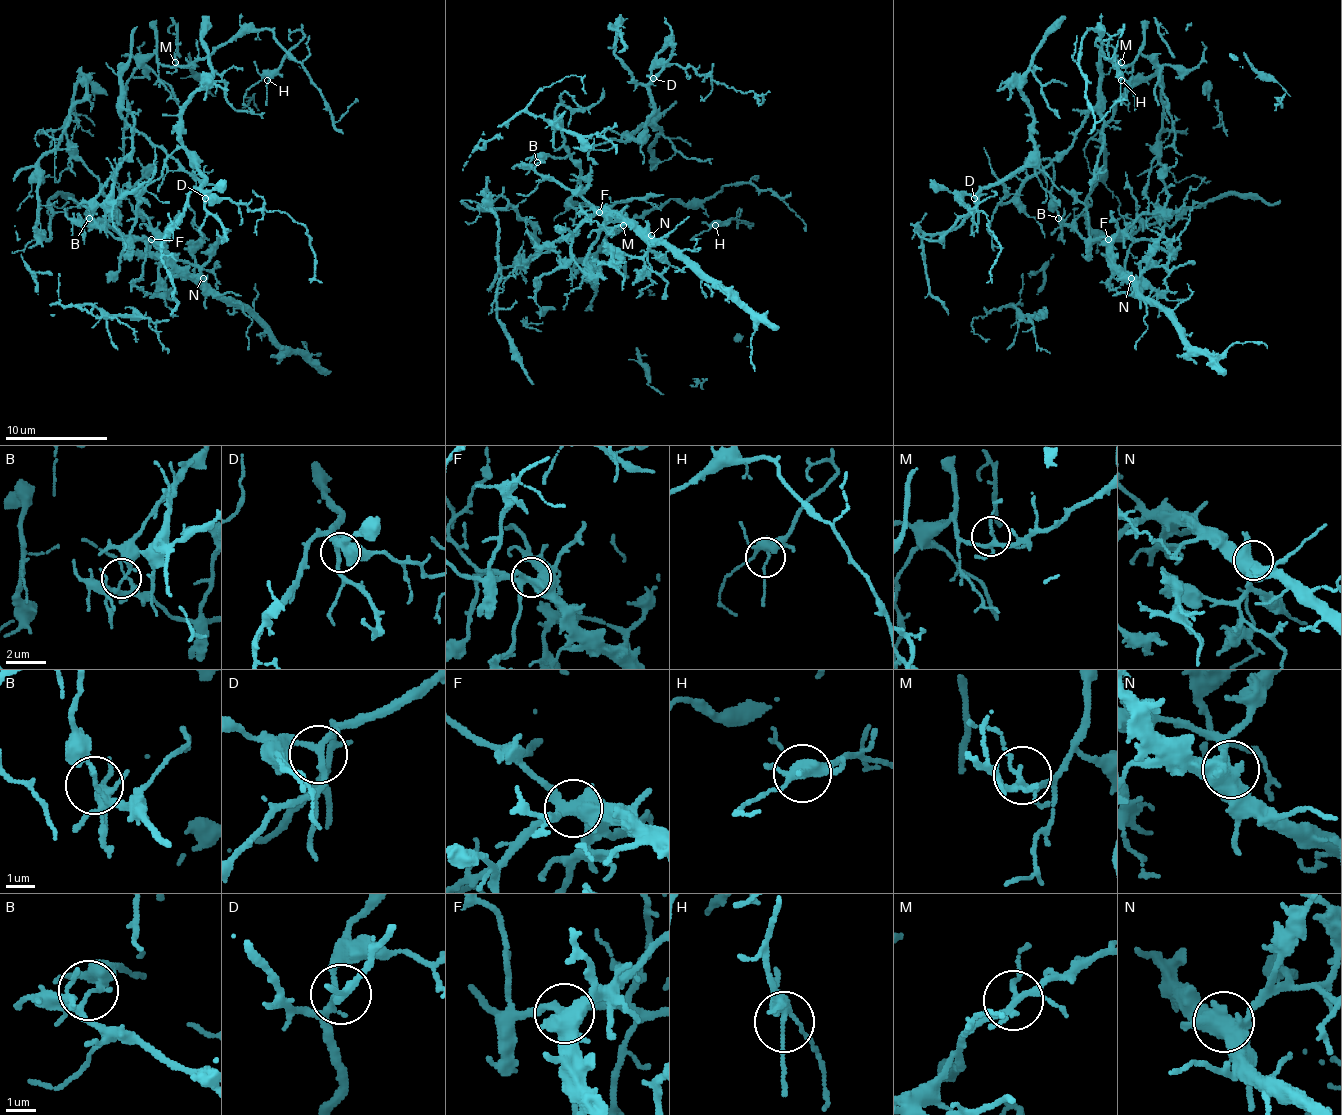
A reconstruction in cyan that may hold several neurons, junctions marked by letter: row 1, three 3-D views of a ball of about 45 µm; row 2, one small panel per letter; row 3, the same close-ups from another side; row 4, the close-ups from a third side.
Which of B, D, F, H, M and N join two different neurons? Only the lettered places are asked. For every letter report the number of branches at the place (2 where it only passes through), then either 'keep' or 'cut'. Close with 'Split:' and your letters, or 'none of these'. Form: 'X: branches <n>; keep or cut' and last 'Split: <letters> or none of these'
B: branches 3; cut
D: branches 3; keep
F: branches 4; keep
H: branches 4; keep
M: branches 5; keep
N: branches 4; keep
Split: B

